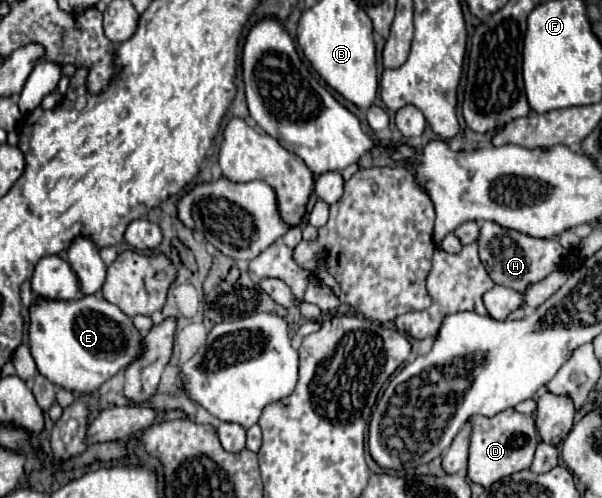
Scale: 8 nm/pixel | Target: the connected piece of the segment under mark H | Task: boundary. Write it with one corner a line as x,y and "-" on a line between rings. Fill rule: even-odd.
485,221
479,235
479,257
497,285
525,293
529,285
539,283
549,273
563,267
567,263
569,251
563,249
557,239
535,239
513,229
503,229
493,221

